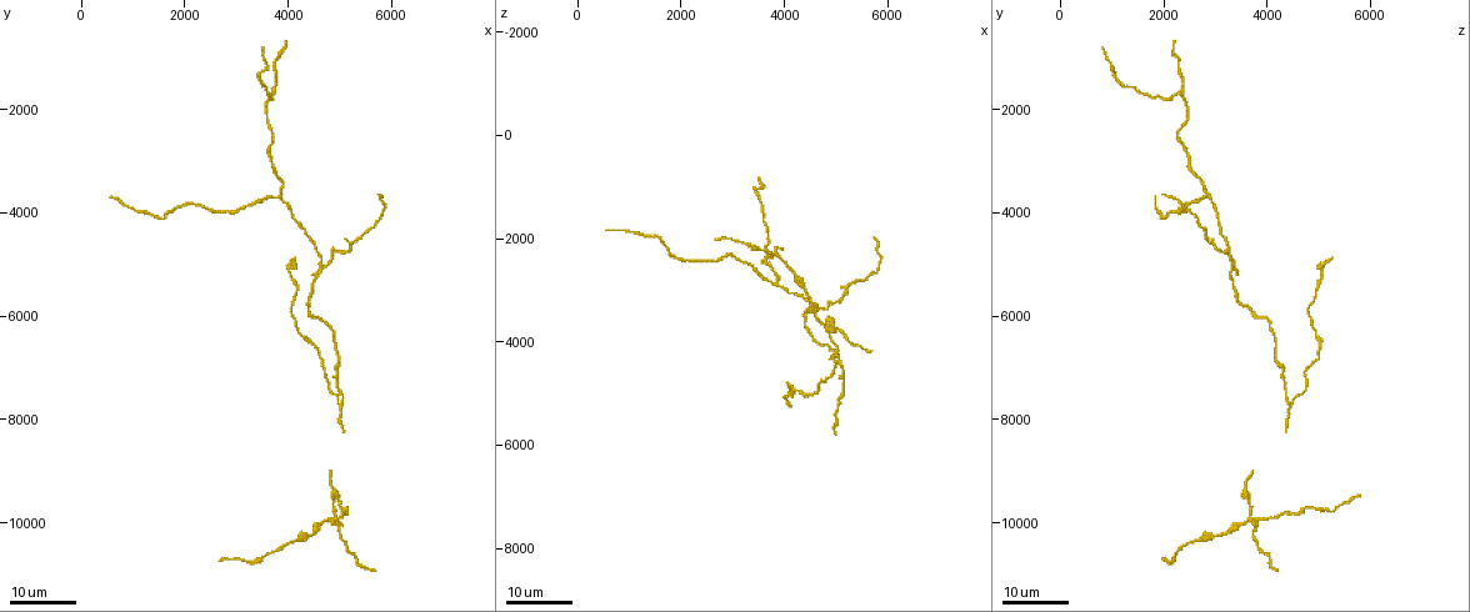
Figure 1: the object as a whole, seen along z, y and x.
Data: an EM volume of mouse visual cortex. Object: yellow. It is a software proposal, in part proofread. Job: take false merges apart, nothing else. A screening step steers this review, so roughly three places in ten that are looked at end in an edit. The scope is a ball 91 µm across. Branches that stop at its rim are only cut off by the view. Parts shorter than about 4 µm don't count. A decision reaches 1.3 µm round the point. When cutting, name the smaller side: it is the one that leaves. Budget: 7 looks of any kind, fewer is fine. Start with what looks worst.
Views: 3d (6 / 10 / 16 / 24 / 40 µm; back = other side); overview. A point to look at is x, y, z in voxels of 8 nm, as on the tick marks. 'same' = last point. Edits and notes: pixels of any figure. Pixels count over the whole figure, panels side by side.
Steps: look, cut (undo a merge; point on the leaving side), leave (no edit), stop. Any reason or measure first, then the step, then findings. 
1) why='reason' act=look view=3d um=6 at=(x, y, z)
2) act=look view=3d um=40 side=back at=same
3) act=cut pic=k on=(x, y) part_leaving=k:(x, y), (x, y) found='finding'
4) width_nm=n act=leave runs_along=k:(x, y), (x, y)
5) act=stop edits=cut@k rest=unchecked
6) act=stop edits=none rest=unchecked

why='two arms in line, one across' act=look view=3d um=16 at=(4850, 9900, 3750)

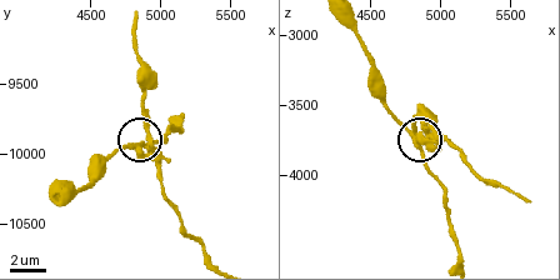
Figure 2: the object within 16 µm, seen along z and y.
act=look view=3d um=10 at=(4840, 9920, 3780)

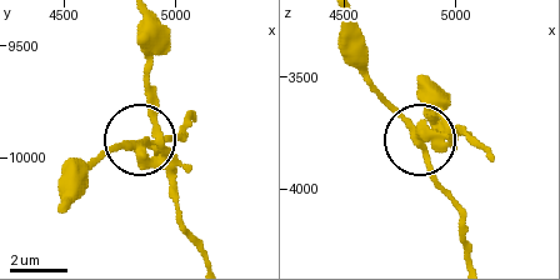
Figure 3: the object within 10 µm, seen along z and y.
arms=3 act=cut pic=3 on=(431, 176) part_leaving=3:(438, 143), (419, 135), (376, 85), (353, 20) found='a second neuron is stuck on'

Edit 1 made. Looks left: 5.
why='three arms meet' act=look view=3d um=24 at=(5050, 7750, 4450)

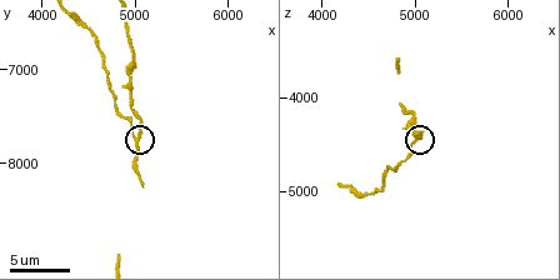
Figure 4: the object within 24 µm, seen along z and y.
why='closer look' act=look view=3d um=10 at=same

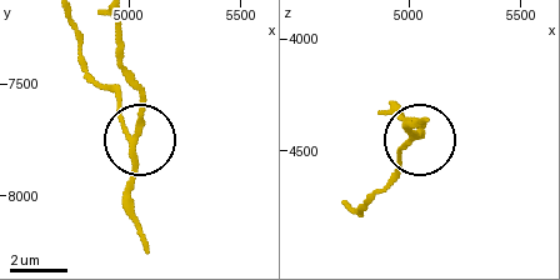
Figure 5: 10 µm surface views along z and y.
act=cut pic=5 on=(119, 103) part_leaving=5:(128, 134), (116, 96), (83, 58), (75, 23) found='two neurons meet here'

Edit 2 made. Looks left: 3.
why='four or more arms meet' act=look view=3d um=16 at=(4650, 5000, 3300)

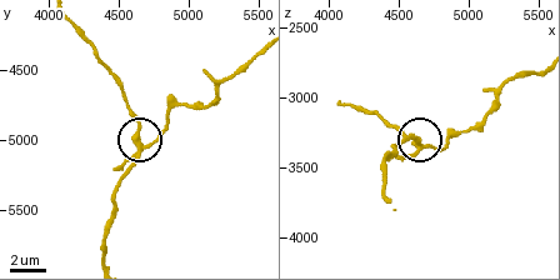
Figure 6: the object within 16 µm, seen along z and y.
why='closer look' act=look view=3d um=6 at=(4660, 5040, 3320)

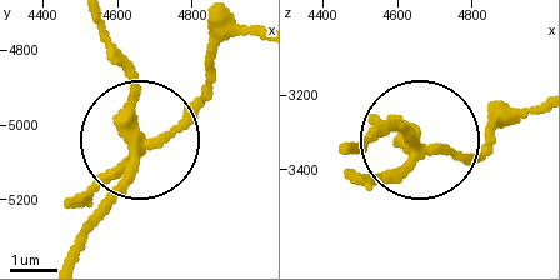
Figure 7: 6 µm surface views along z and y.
width_nm=240 act=cut pic=7 on=(203, 104) part_leaving=7:(150, 143), (170, 131), (218, 48), (254, 35) found='a second neuron is stuck on'

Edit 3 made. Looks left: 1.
act=stop edits=cut@3,cut@5,cut@7 rest=unchecked

